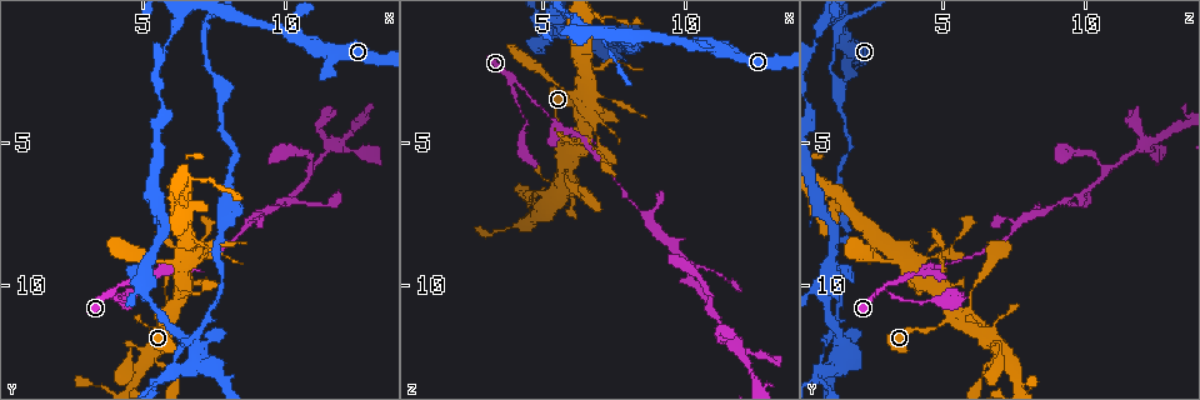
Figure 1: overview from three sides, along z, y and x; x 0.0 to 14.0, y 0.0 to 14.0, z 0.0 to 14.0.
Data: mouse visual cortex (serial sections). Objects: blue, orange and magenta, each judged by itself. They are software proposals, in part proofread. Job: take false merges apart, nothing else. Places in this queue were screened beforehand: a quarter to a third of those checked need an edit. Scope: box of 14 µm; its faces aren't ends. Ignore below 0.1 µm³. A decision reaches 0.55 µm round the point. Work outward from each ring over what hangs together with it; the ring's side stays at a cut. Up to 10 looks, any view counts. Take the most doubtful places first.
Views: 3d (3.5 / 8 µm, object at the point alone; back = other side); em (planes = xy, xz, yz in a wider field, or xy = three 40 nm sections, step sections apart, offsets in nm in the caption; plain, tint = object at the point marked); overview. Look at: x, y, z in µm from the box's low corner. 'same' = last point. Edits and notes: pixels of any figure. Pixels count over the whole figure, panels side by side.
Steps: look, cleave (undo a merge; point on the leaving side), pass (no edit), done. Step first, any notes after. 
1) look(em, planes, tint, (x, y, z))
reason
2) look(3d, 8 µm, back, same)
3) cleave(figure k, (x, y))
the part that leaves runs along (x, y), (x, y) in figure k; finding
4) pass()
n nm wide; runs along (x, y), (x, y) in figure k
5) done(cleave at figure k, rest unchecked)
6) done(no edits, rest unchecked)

look(3d, 3.5 µm, (4.1, 10.2, 2.8))
a fork

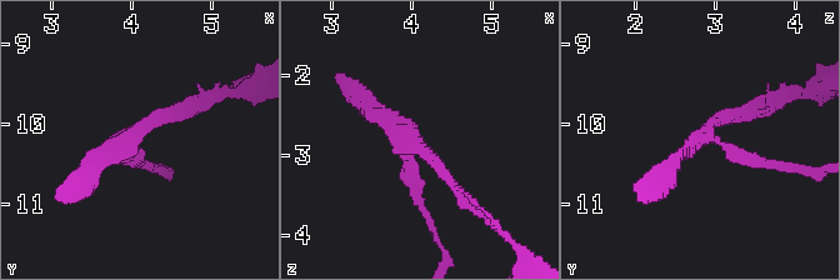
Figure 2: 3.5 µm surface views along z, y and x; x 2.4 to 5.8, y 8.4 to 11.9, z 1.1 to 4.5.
look(em, planes, tint, (4.00, 10.15, 2.85))

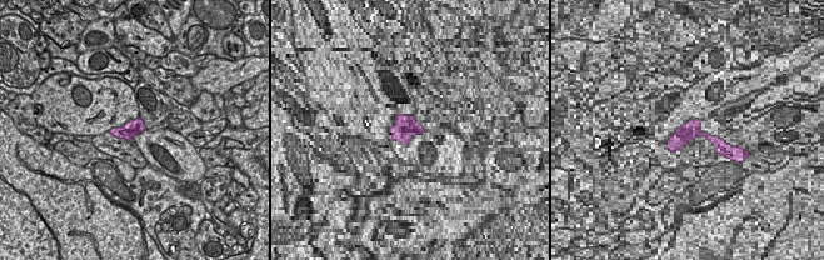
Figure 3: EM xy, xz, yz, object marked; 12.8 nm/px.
pass()
runs along (359, 93), (435, 160), (466, 199) in figure 2; all the same cell

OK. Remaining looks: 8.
look(3d, 3.5 µm, back, (5.2, 12.2, 6.9))
narrows sharply

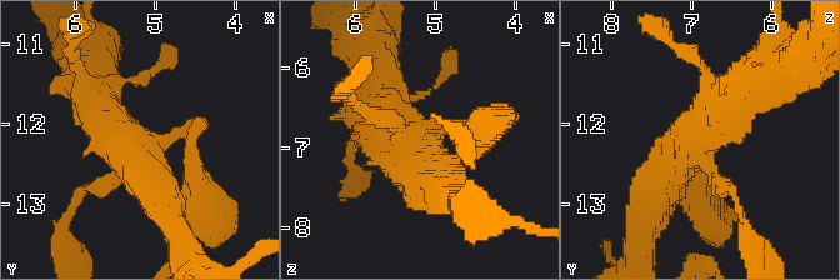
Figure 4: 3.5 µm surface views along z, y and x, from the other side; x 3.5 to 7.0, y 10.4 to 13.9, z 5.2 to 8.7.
look(em, xy, step 1, tint, (5.15, 12.20, 6.85))
4 arms; arms of 150, 200, 400, 500 nm; shape alone is not enough

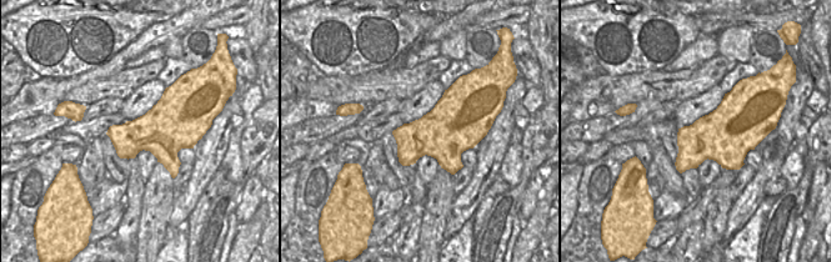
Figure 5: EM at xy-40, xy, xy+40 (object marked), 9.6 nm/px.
pass()
runs along (748, 91), (693, 136), (651, 206) in figure 4; all the same cell

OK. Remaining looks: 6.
look(3d, 3.5 µm, (11.6, 5.2, 11.9))
looks like a crossing

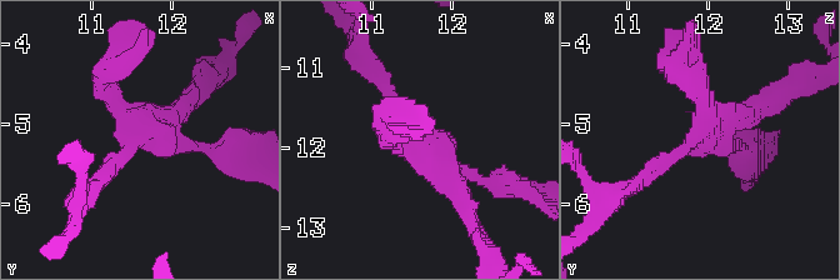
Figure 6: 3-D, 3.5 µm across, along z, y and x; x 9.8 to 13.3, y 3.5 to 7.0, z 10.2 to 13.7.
look(em, xy, step 1, tint, (11.55, 5.20, 11.90))
4 arms; arms of 200, 200, 200, 300 nm

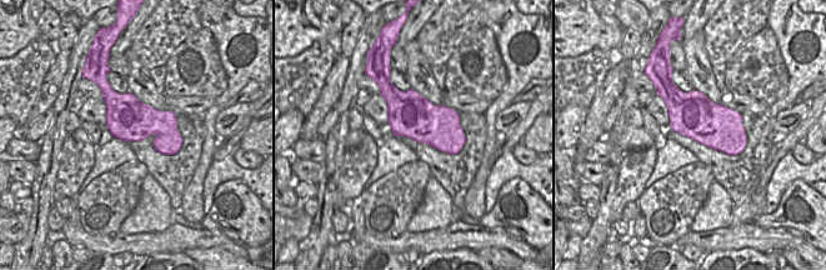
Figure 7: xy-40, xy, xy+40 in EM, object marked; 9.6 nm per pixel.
pass()
runs along (384, 81), (461, 198) in figure 6; all the same cell

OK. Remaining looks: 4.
look(3d, 3.5 µm, (5.1, 9.6, 1.1))
a fork

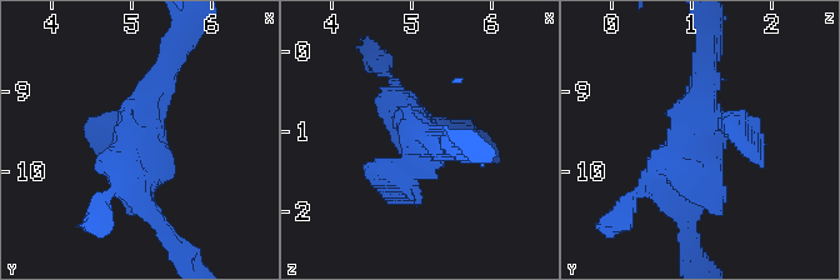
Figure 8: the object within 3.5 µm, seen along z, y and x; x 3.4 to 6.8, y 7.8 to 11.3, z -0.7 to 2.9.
look(em, xy, step 1, tint, (5.20, 9.65, 1.05))

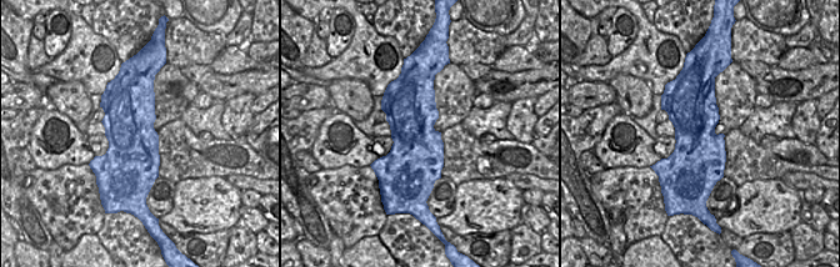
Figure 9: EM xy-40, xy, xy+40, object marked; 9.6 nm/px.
look(em, xy, step 3, tint, same)

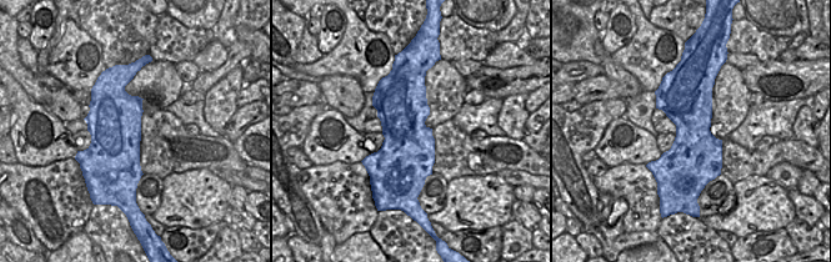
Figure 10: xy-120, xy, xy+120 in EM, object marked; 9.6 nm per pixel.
pass()
runs along (706, 61), (700, 180), (684, 218) in figure 8; all the same cell

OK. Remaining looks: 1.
done(no edits, rest unchecked)

